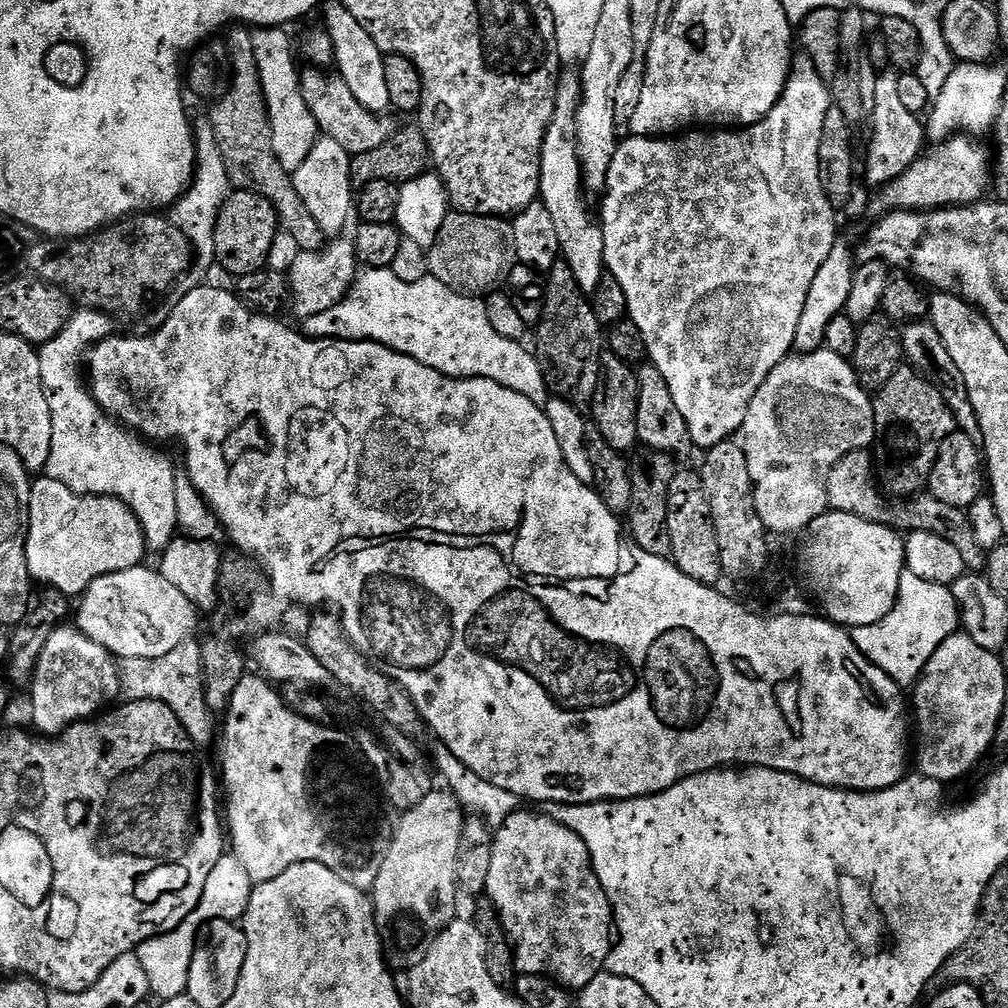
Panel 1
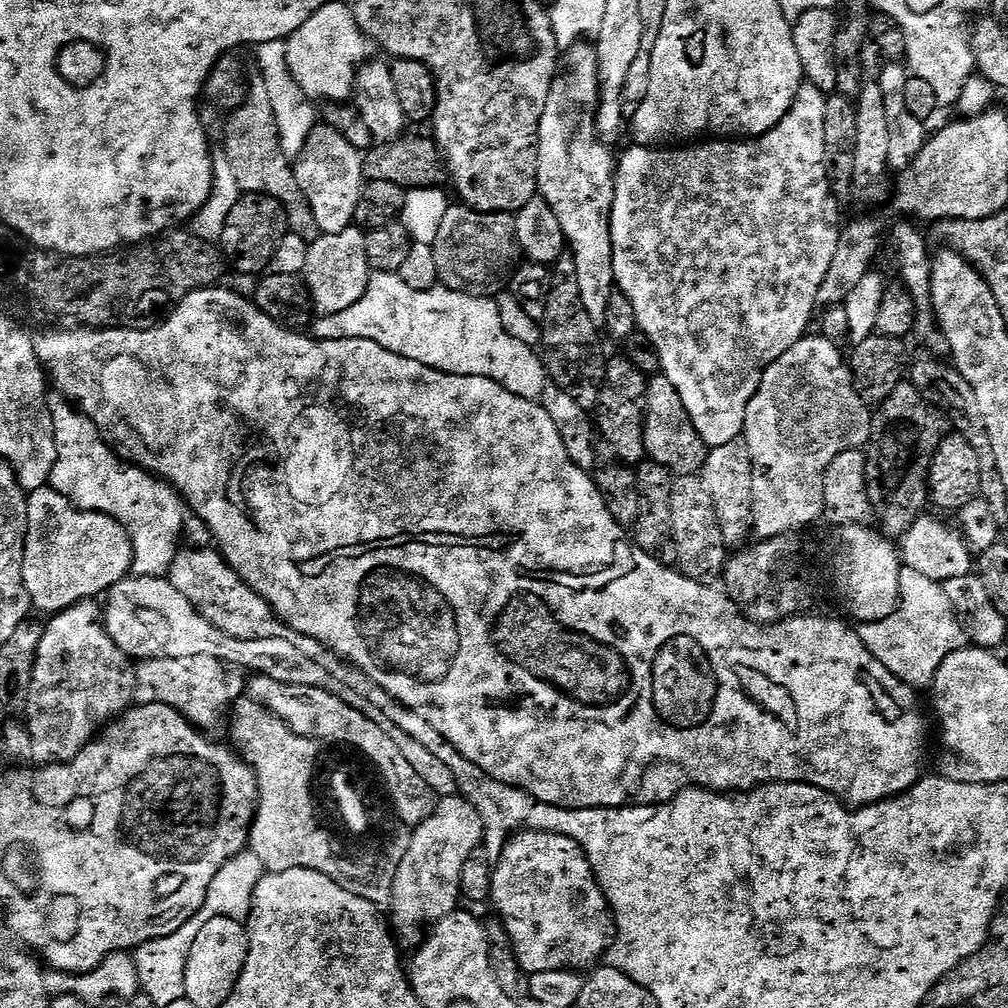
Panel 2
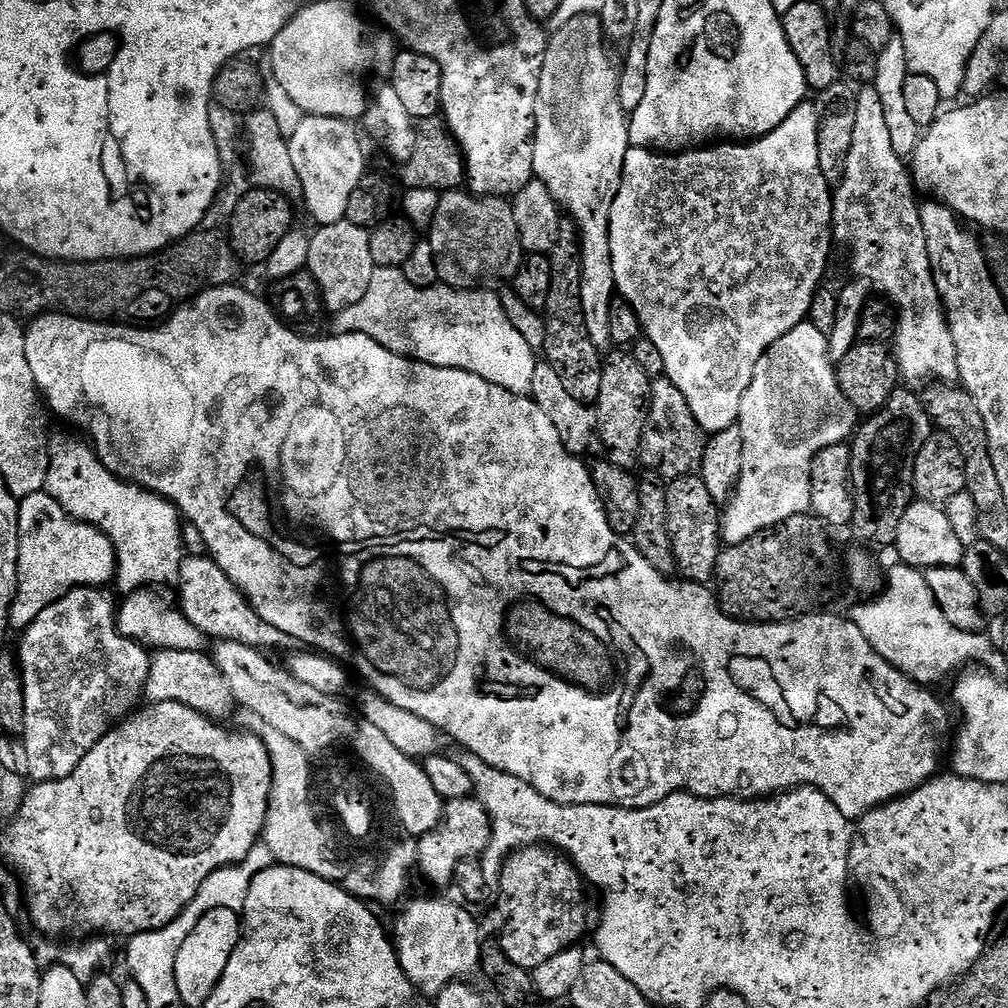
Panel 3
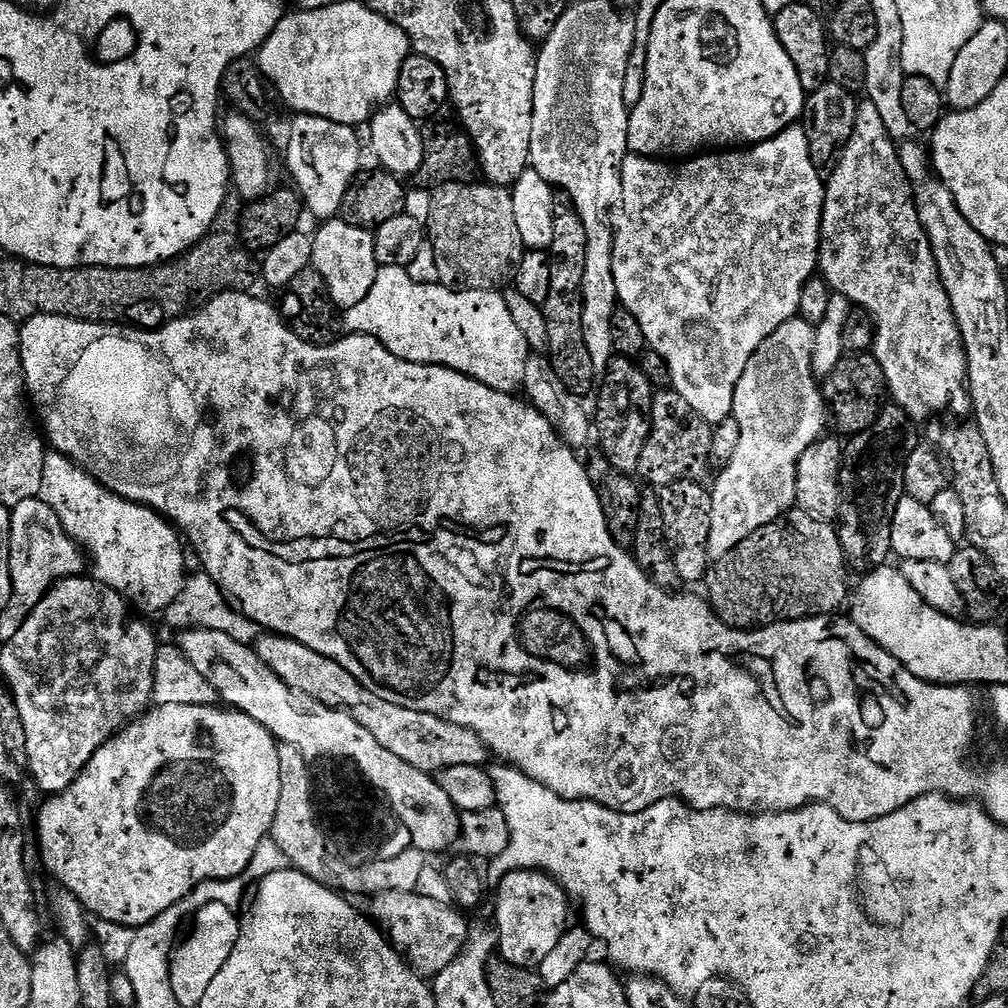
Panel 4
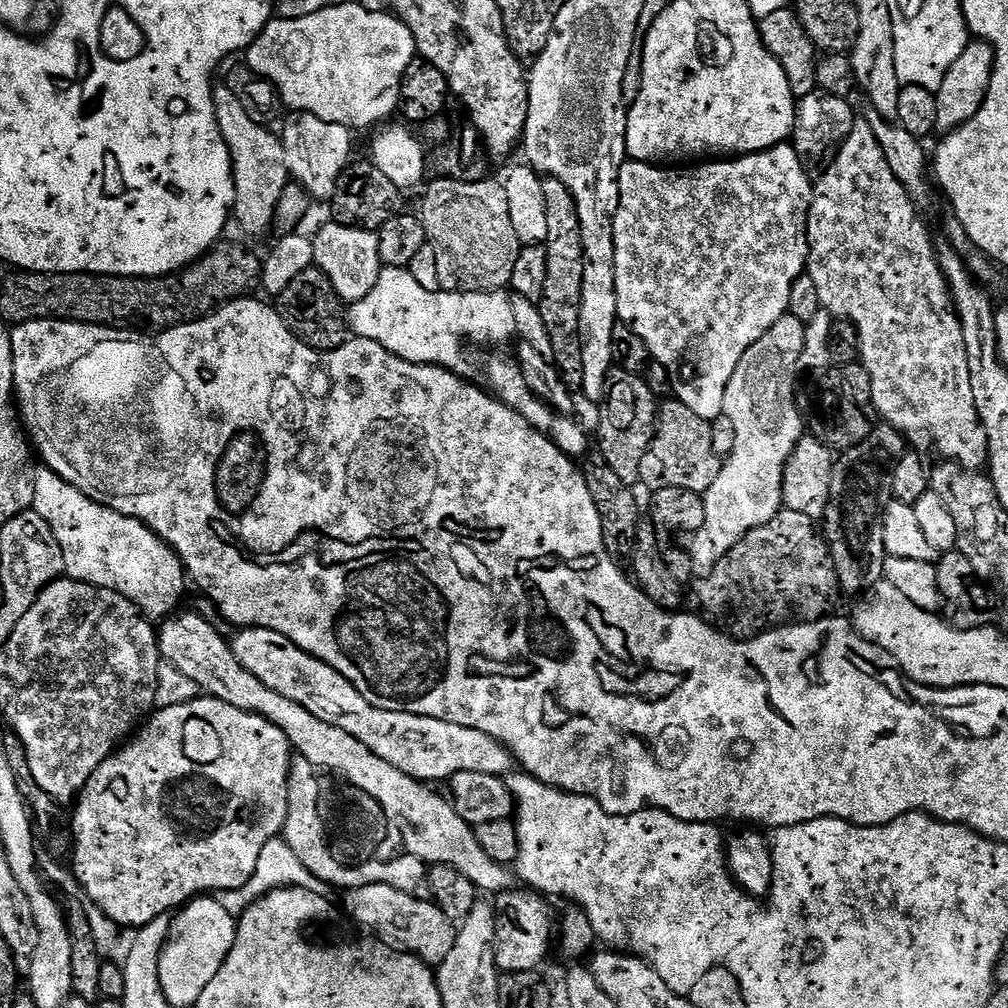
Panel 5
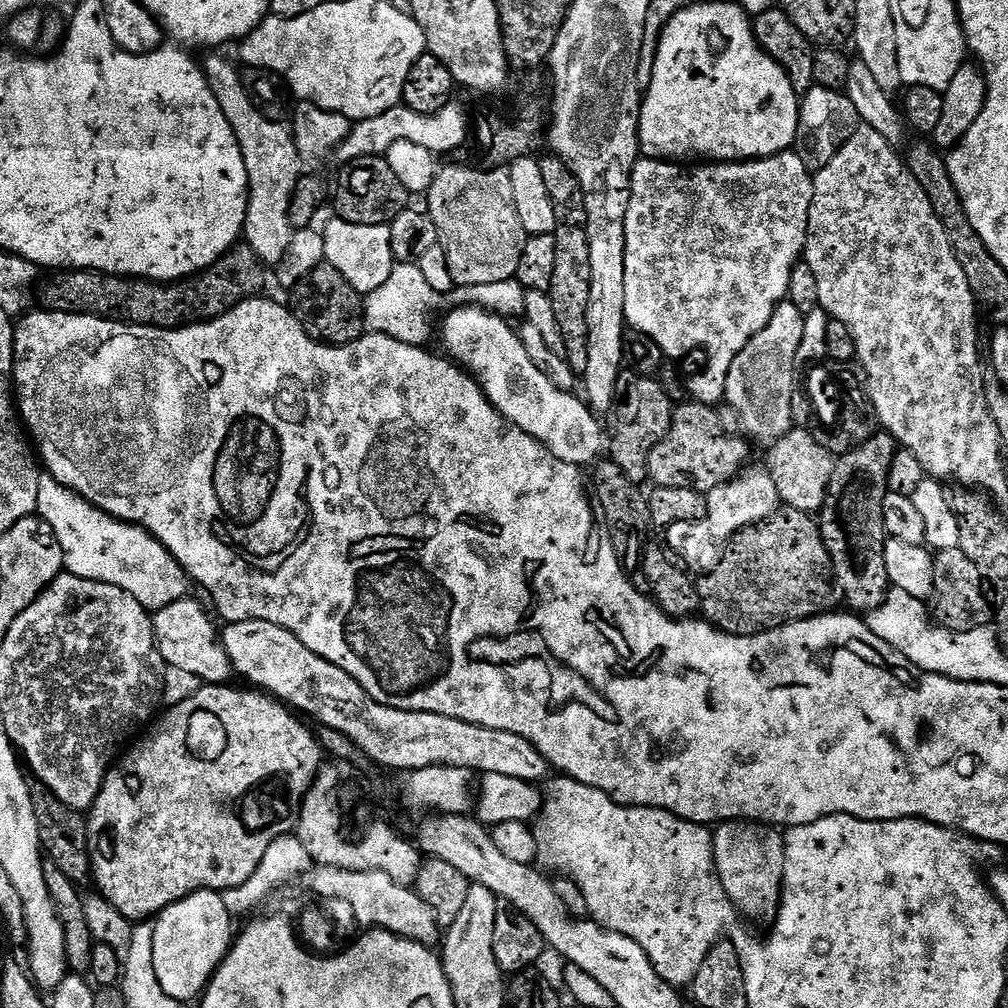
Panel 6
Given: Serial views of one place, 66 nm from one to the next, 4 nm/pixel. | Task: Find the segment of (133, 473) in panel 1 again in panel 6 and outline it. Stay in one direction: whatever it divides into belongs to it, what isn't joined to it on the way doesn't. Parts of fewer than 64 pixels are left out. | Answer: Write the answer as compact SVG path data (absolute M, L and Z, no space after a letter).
M41 475L38 482L36 512L40 519L52 527L52 533L58 538L60 549L64 552L64 567L67 575L116 586L118 590L133 596L140 605L149 610L165 608L189 595L190 577L188 573L147 530L136 524L127 524L125 520L114 519L102 509L93 506L90 501L84 500L71 488L62 486L50 475Z

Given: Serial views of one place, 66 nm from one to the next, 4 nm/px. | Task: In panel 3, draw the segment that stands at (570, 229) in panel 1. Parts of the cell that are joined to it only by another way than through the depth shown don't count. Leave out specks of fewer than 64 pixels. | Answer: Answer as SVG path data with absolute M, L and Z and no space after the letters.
M599 15L579 16L570 22L560 24L557 32L551 33L548 49L542 62L542 78L538 82L538 94L536 95L536 137L532 140L534 146L534 176L535 179L541 180L550 192L553 199L561 209L570 217L573 224L576 225L578 233L578 243L580 246L580 297L582 298L582 314L586 318L586 330L594 342L594 346L604 350L610 344L610 310L614 303L614 297L617 295L616 283L614 282L614 262L610 254L610 210L614 198L620 189L620 179L622 170L626 162L626 154L629 150L628 142L628 120L623 108L620 107L620 95L618 86L620 85L620 68L612 61L612 52L609 41L602 35Z

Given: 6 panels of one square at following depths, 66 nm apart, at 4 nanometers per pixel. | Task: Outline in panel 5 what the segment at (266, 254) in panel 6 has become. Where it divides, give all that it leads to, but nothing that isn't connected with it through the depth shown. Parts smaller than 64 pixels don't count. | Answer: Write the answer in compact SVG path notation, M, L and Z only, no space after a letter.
M228 86L216 92L216 113L222 134L226 138L228 148L232 151L232 169L236 178L236 206L234 209L235 219L240 219L240 224L252 236L264 236L278 220L280 201L284 198L284 192L290 183L290 171L288 158L284 148L283 139L271 131L269 125L260 124L248 113L246 106L239 99L236 92Z

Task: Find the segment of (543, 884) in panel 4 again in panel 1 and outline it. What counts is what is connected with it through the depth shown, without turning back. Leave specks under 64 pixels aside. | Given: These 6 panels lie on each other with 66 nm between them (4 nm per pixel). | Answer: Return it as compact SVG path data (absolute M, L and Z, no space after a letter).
M517 810L511 812L495 829L492 841L492 857L490 858L490 878L486 878L486 886L488 887L487 899L495 906L496 913L500 915L500 928L512 945L517 973L526 976L548 976L569 990L581 990L592 982L596 975L605 971L608 956L612 952L614 943L612 903L608 901L606 890L602 890L602 882L598 880L598 874L592 865L590 850L586 846L586 842L582 842L582 838L578 838L578 834L574 834L574 830L570 830L565 824L558 822L547 811L523 812L523 810Z

